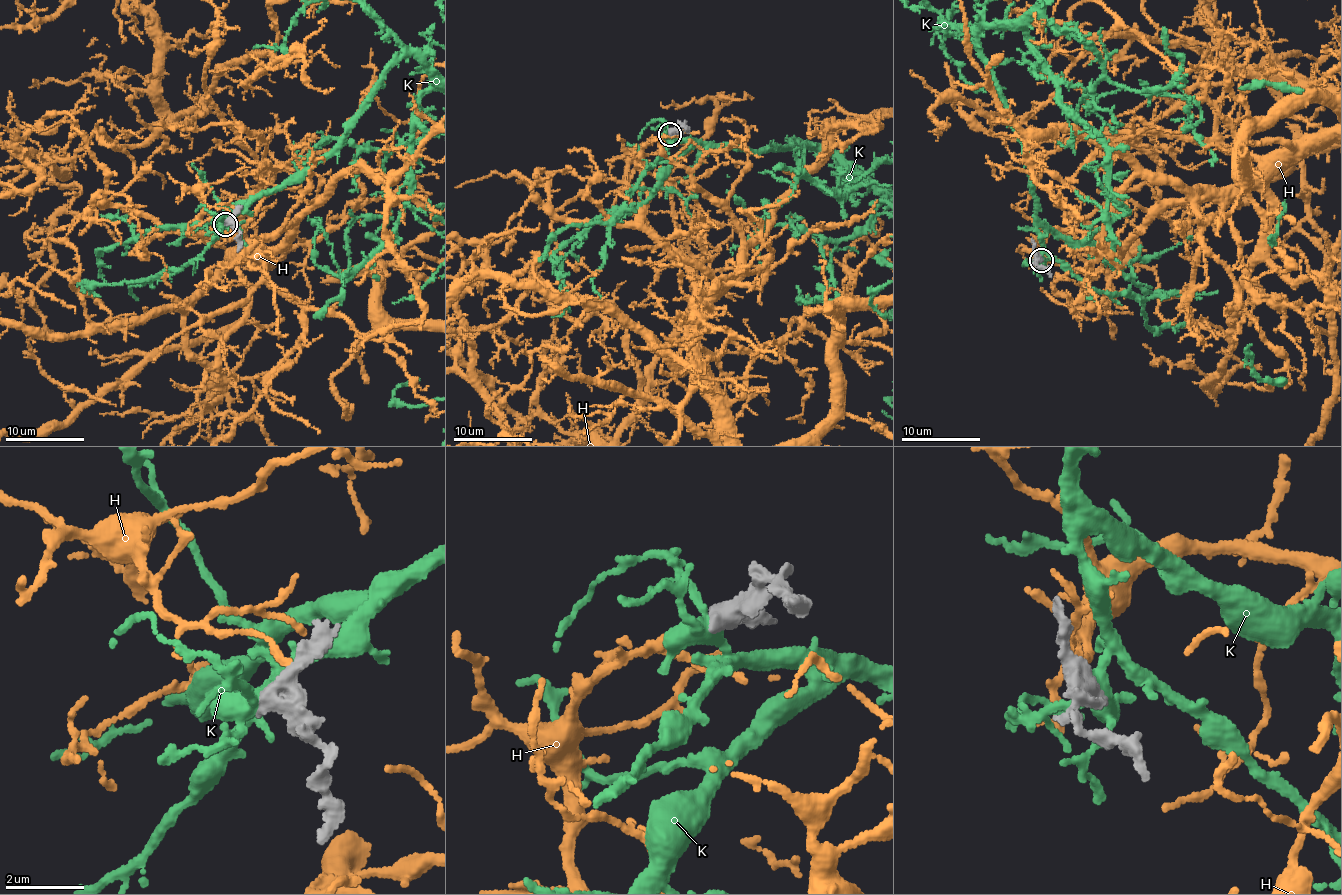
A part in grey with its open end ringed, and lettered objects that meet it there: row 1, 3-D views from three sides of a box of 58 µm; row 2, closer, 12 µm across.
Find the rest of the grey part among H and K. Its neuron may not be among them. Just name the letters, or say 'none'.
none

